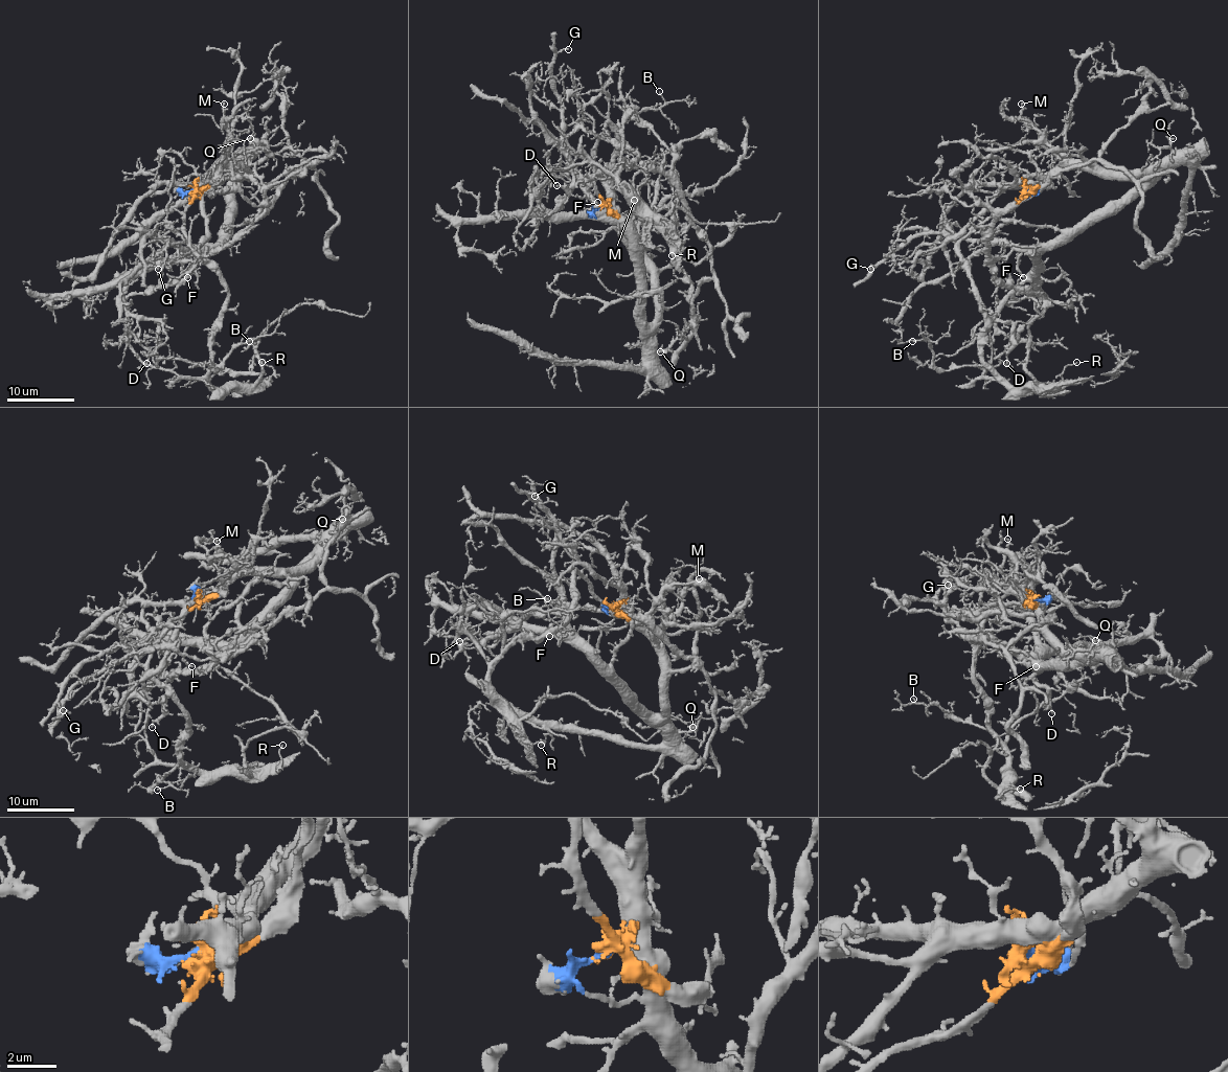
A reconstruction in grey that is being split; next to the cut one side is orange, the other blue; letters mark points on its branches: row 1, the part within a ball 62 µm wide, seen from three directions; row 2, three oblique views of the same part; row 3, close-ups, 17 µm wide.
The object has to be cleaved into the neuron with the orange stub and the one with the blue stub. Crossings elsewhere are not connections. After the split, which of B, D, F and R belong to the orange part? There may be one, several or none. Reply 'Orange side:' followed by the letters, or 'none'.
Orange side: B, R

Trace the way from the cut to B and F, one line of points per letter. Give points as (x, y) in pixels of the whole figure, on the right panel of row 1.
B: (1025, 187), (959, 242), (983, 313), (978, 364), (939, 370), (931, 343), (912, 342)
F: (1025, 189), (1038, 192), (1044, 179), (1076, 167), (1144, 176), (1049, 245), (1030, 245), (1017, 260), (1024, 277)

